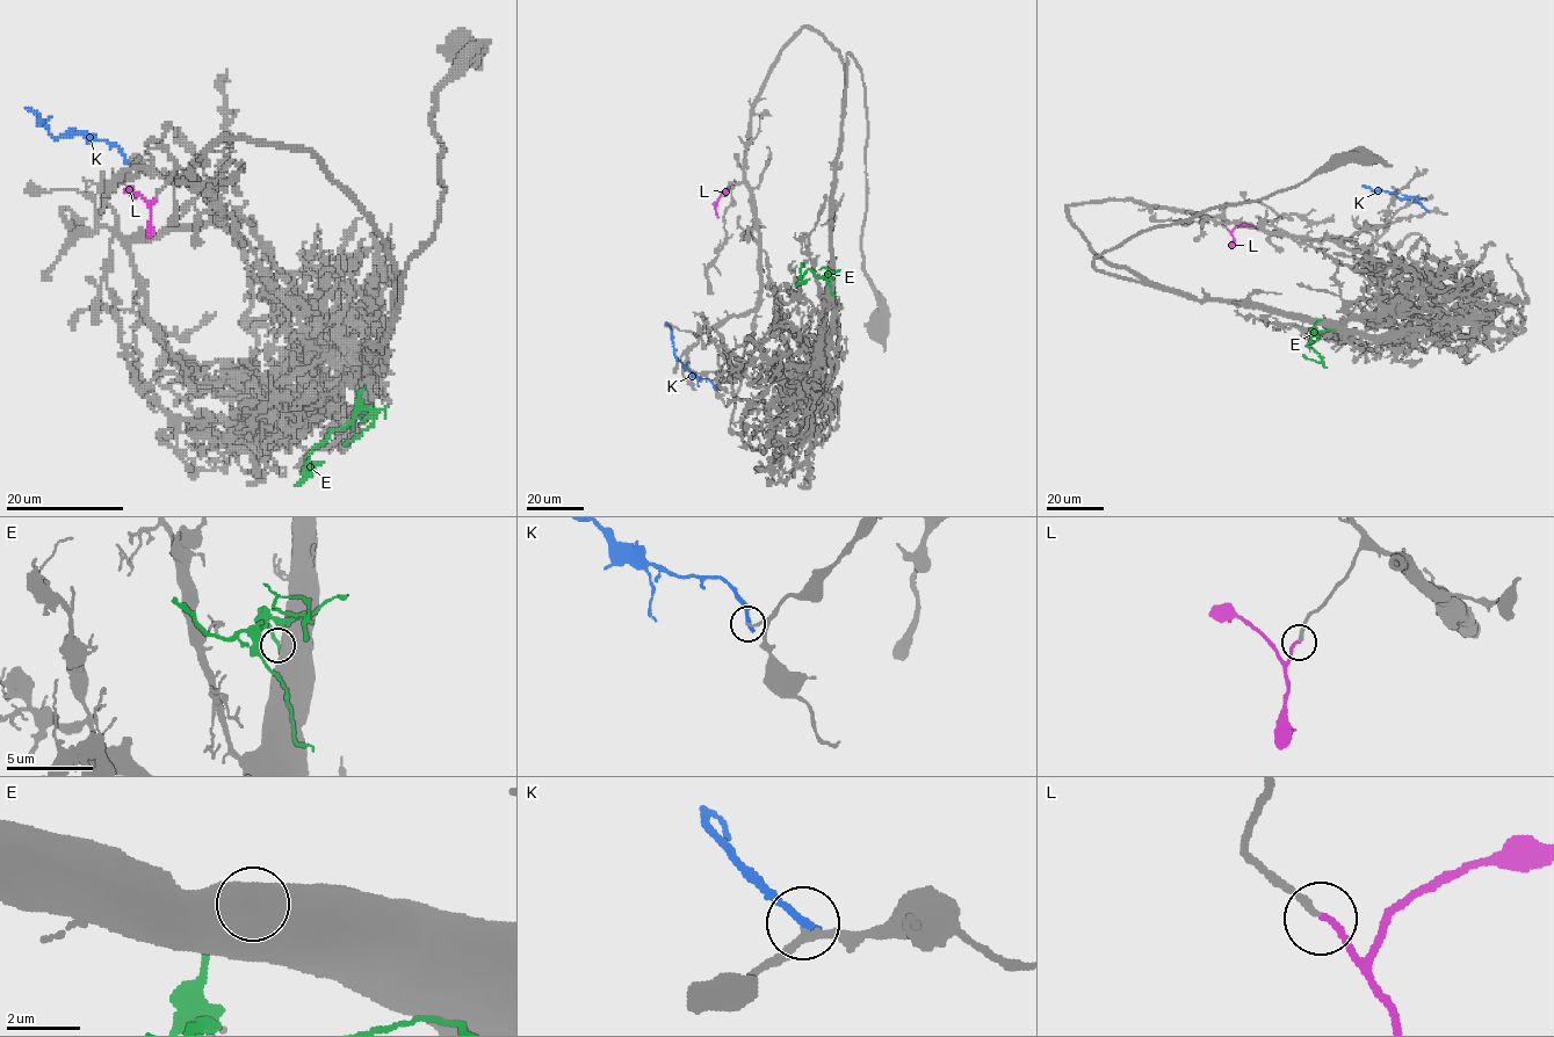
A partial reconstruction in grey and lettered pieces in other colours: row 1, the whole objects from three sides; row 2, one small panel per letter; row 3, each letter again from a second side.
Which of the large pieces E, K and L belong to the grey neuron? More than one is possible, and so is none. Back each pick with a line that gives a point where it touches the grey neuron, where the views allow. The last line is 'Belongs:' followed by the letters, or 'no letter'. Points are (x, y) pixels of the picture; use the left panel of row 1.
L: Touches grey at (154, 200)
Belongs: L

